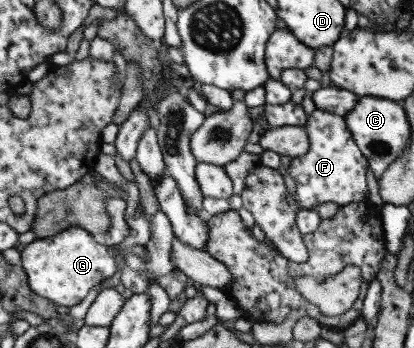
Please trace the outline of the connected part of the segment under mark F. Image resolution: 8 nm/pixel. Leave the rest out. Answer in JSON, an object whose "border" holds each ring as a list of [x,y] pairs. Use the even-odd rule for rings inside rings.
{"border":[[[315,109],[307,116],[303,127],[309,144],[306,153],[292,158],[288,167],[281,169],[285,179],[295,184],[299,205],[311,209],[326,201],[338,206],[366,204],[364,193],[368,163],[352,140],[343,117]]]}

